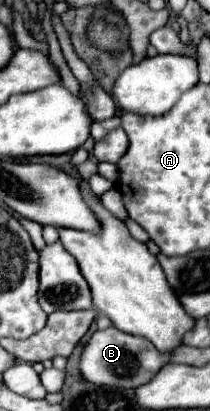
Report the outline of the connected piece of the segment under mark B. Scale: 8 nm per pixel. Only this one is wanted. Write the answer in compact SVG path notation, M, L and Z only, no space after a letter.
M110 326L106 330L98 330L90 336L88 344L80 356L80 372L82 378L98 384L98 386L112 386L112 388L138 388L150 382L158 370L170 362L168 354L160 354L148 340L132 334L124 334L118 328Z

